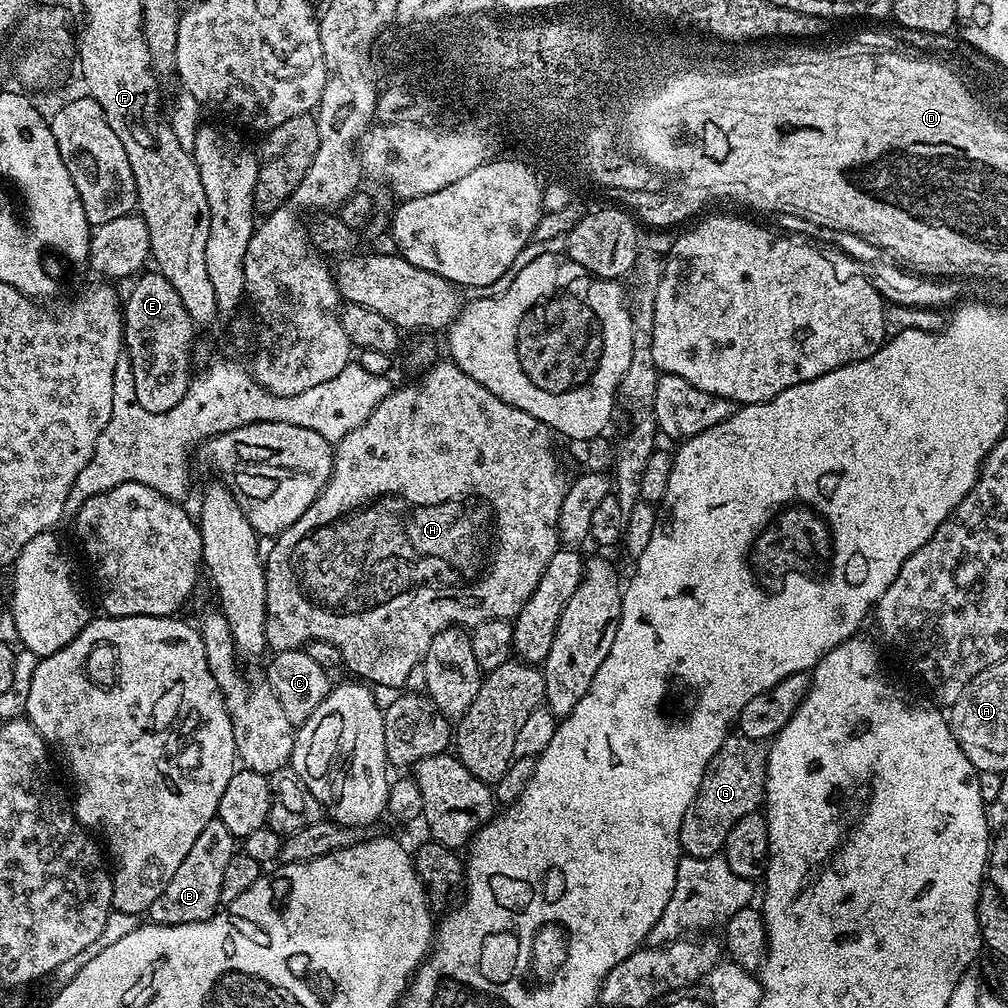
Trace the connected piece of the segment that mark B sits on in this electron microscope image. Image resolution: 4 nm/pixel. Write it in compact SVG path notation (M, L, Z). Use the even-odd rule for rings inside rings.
M217 818L206 822L202 834L194 841L194 846L183 860L182 866L178 866L174 878L166 882L162 894L154 898L154 902L148 908L147 919L154 924L165 924L166 926L182 926L190 922L202 922L209 920L216 915L221 907L220 895L222 894L222 877L226 871L230 858L238 850L237 837L222 826L222 822Z

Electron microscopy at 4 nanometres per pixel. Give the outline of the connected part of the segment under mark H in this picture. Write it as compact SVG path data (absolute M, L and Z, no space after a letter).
M451 358L437 359L436 363L421 376L424 377L421 378L420 384L404 384L401 388L400 385L393 387L392 391L386 394L386 398L382 398L382 402L378 402L378 406L374 406L374 412L366 418L366 422L362 422L362 426L350 430L350 434L346 434L346 438L335 441L332 453L332 473L326 482L326 486L320 491L318 498L314 498L314 502L306 510L306 514L302 514L302 518L298 518L298 522L294 522L285 532L280 533L271 541L272 549L269 552L267 549L266 559L264 560L264 577L266 578L266 642L273 653L303 649L311 640L330 642L334 646L338 646L343 667L345 669L348 667L356 675L353 677L359 678L372 686L403 689L410 670L421 664L430 642L434 642L434 634L453 626L463 626L465 629L471 630L487 620L494 618L512 620L518 615L522 606L526 606L530 594L534 594L538 582L542 582L542 574L546 574L546 566L550 566L550 558L554 558L556 549L561 547L558 518L570 480L569 477L564 477L564 468L560 465L559 458L556 457L556 444L552 441L554 439L552 429L538 418L526 414L526 410L518 410L518 406L510 406L510 402L502 402L502 398L490 394L490 390L486 390L486 386L482 386L482 382L474 382L474 378L470 378L470 374L462 371Z

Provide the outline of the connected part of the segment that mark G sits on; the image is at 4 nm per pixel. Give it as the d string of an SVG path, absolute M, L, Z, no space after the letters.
M729 734L724 739L714 758L710 758L702 774L698 794L694 794L694 802L690 802L682 818L680 847L683 855L706 858L723 853L730 826L734 826L738 818L746 818L746 814L757 811L763 805L767 765L768 749L761 741L739 734Z

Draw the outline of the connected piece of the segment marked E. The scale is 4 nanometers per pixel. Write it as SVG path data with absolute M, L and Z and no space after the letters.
M148 270L135 277L132 289L122 304L124 314L124 352L127 355L134 374L134 394L138 394L138 402L142 410L150 410L154 414L162 414L166 410L174 410L178 402L184 400L188 393L190 375L188 364L192 360L194 347L194 325L190 314L186 314L186 306L182 306L182 298L178 298L178 290L166 282L161 272Z

